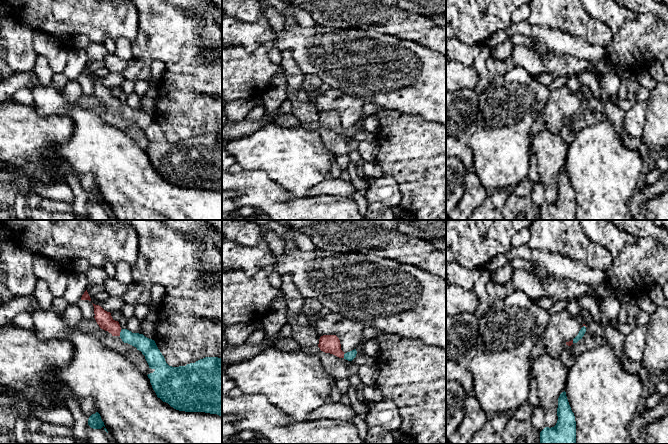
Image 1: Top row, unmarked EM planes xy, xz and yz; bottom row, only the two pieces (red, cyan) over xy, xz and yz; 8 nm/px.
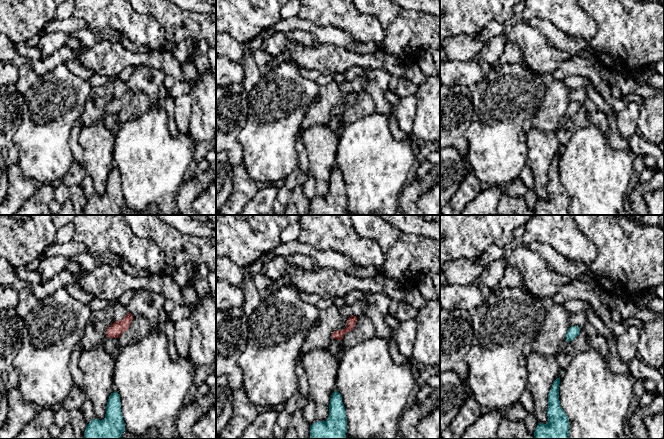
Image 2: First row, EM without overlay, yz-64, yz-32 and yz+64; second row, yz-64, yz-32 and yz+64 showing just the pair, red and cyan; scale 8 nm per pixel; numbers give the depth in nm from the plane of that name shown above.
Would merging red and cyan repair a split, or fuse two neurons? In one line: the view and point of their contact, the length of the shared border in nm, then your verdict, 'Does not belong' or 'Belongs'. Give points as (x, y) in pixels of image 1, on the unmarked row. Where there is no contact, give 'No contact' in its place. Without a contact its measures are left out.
Touches red at xy (119, 109). Shared border 50 nm. Belongs

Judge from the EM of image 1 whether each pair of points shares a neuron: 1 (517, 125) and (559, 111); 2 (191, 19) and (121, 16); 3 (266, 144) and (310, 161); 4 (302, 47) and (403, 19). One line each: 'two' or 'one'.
1: two
2: two
3: one
4: two

